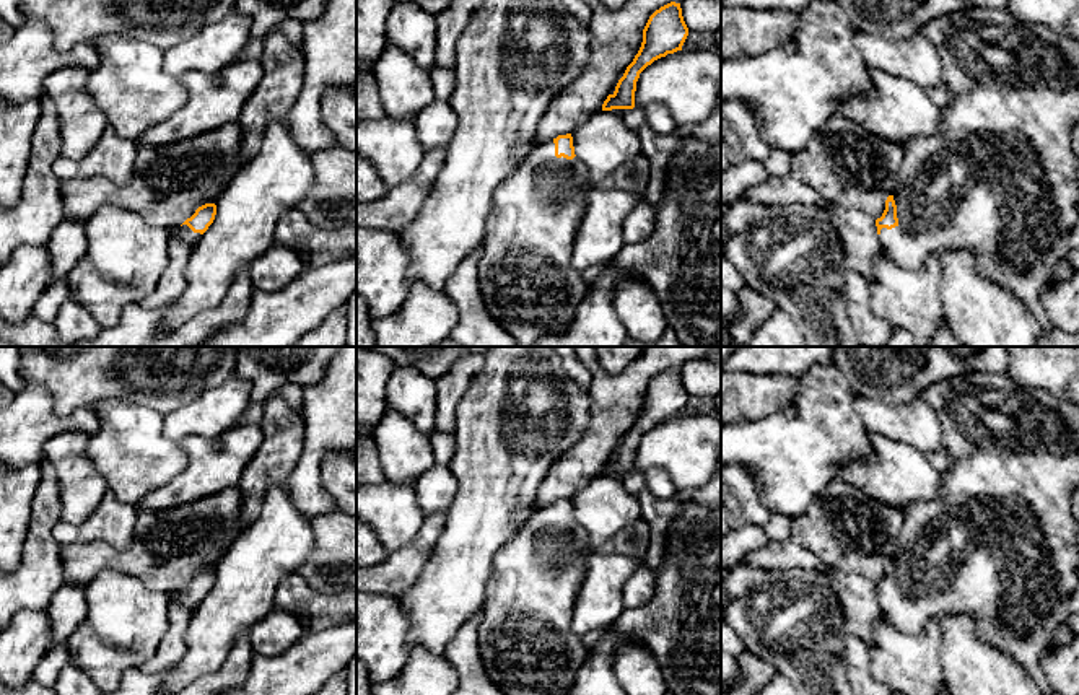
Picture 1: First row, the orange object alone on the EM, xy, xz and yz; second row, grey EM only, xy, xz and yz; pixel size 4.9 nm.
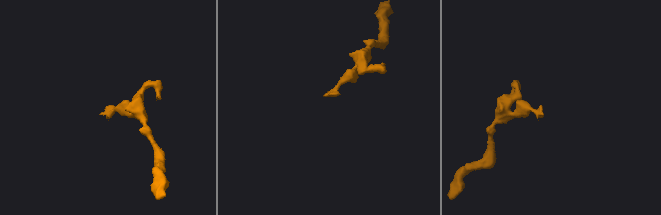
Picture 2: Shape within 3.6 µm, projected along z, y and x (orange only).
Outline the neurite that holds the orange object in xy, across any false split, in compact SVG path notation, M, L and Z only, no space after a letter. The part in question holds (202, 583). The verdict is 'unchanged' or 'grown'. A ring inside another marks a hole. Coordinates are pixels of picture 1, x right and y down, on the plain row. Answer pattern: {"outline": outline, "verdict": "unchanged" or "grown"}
{"outline": "M205 568L195 575L195 578L187 583L181 591L171 594L171 597L179 597L189 609L195 609L200 601L208 594L216 579L215 568Z", "verdict": "grown"}

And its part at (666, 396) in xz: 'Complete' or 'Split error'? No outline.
Complete

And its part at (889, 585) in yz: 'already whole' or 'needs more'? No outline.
needs more

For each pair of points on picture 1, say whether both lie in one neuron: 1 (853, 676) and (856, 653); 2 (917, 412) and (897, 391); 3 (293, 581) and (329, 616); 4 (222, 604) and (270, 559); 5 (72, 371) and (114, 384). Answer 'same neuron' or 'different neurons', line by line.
1: same neuron
2: different neurons
3: same neuron
4: same neuron
5: same neuron

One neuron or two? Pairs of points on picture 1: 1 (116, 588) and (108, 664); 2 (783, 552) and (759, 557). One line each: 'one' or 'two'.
1: one
2: one

